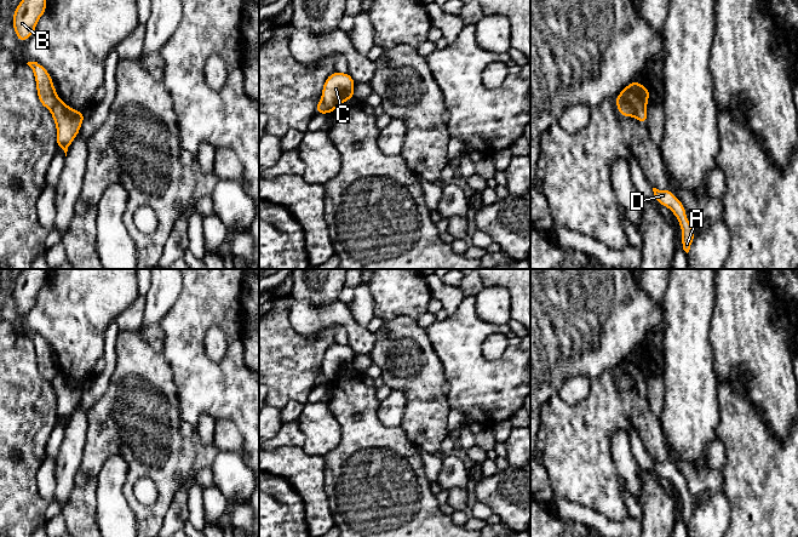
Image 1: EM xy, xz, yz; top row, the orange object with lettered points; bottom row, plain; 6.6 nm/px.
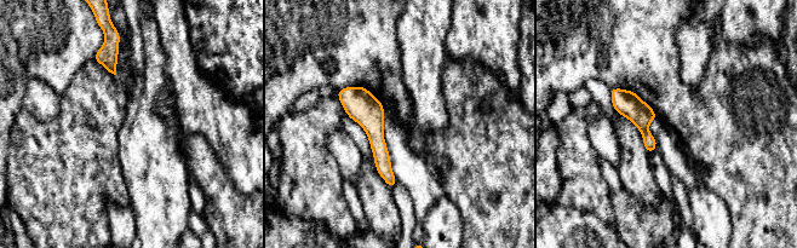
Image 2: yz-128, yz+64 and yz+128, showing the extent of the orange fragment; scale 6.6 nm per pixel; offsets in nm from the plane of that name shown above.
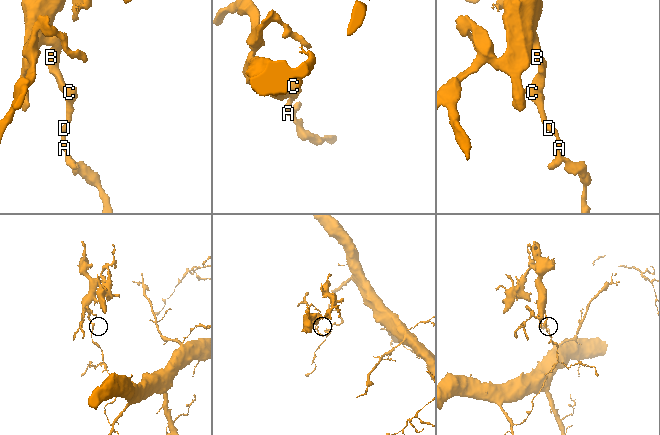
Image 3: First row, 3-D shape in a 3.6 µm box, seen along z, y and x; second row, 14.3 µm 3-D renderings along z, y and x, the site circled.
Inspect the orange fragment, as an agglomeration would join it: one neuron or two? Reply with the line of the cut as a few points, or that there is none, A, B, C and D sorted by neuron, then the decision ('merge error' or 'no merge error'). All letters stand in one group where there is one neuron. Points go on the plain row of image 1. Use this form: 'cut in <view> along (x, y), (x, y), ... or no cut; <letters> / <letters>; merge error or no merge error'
cut in yz along (619, 366), (633, 377), (644, 381); A C D / B; merge error

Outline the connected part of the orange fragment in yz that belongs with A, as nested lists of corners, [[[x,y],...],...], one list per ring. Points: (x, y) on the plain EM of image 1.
[[[653,459],[653,463],[655,467],[656,474],[668,479],[679,492],[679,497],[682,499],[682,519],[688,525],[694,510],[695,498],[693,498],[689,495],[683,475],[679,473],[679,470],[677,470],[673,467],[673,464],[670,461],[659,462],[656,459]]]

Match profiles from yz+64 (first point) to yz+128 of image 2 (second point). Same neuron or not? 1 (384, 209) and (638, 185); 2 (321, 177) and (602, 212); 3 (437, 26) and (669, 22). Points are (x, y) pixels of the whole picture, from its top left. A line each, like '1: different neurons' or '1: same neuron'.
1: same neuron
2: same neuron
3: different neurons

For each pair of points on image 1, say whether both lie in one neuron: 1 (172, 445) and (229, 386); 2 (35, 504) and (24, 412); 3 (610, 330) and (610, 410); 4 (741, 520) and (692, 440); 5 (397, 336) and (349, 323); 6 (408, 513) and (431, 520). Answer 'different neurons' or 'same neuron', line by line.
1: different neurons
2: same neuron
3: different neurons
4: different neurons
5: different neurons
6: same neuron

